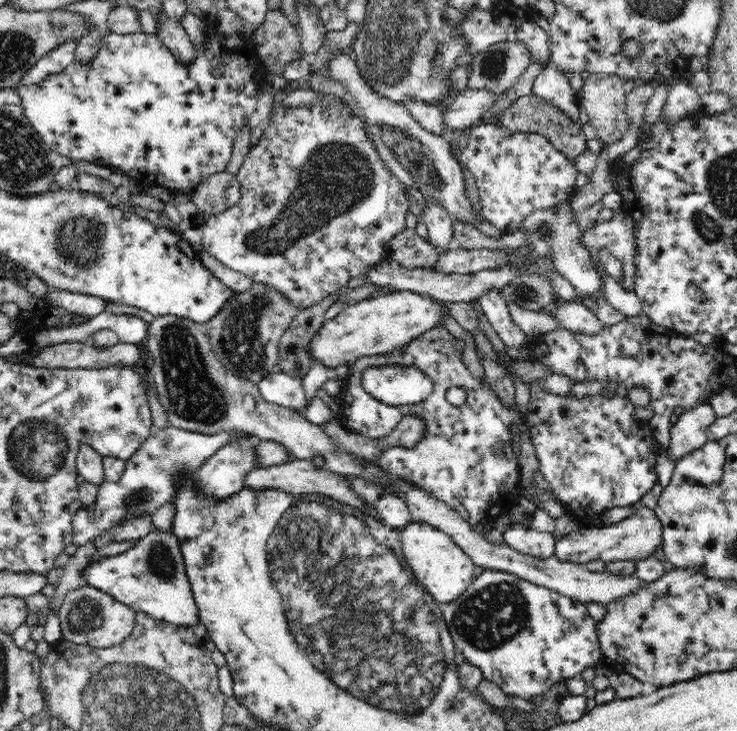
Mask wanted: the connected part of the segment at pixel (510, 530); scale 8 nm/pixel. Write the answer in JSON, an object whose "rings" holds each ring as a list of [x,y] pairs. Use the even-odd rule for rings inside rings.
{"rings":[[[511,524],[504,532],[505,543],[518,552],[536,558],[550,558],[554,555],[555,535],[526,528],[522,524]]]}

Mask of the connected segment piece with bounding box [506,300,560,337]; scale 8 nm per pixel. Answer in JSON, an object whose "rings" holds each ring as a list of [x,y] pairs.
{"rings":[[[507,301],[508,312],[516,325],[529,337],[537,337],[538,334],[546,333],[546,330],[560,328],[559,320],[546,311],[534,312],[518,306],[515,302]]]}

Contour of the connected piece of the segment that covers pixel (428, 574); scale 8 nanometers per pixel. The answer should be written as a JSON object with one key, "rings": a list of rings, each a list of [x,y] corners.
{"rings":[[[408,523],[399,530],[402,552],[410,570],[423,589],[439,604],[449,604],[459,598],[474,580],[473,560],[465,553],[449,534],[426,523]]]}

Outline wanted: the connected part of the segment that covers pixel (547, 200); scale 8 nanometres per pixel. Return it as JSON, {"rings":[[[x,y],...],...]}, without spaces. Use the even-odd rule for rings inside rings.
{"rings":[[[483,124],[467,130],[470,139],[468,146],[462,150],[459,162],[463,162],[470,170],[478,187],[481,214],[503,234],[512,234],[520,229],[524,218],[534,210],[554,208],[576,194],[575,184],[579,170],[566,156],[540,134],[516,132],[507,134],[498,124]]]}

